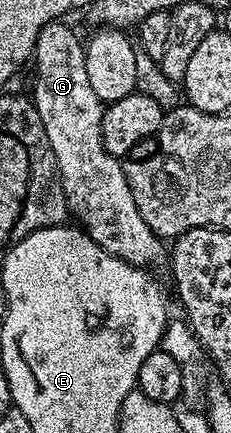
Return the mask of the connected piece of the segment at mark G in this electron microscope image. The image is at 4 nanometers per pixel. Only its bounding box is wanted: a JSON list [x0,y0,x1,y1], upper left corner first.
[30,20,165,268]

